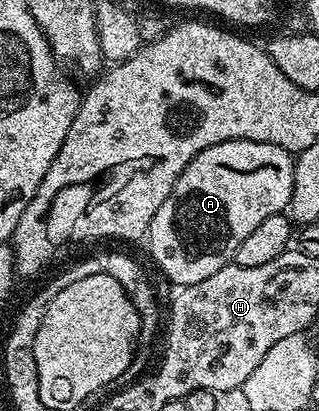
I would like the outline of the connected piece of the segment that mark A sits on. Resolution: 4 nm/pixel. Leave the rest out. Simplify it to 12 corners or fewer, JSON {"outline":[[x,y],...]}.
{"outline":[[237,139],[196,153],[148,240],[178,289],[289,208],[294,159]]}

